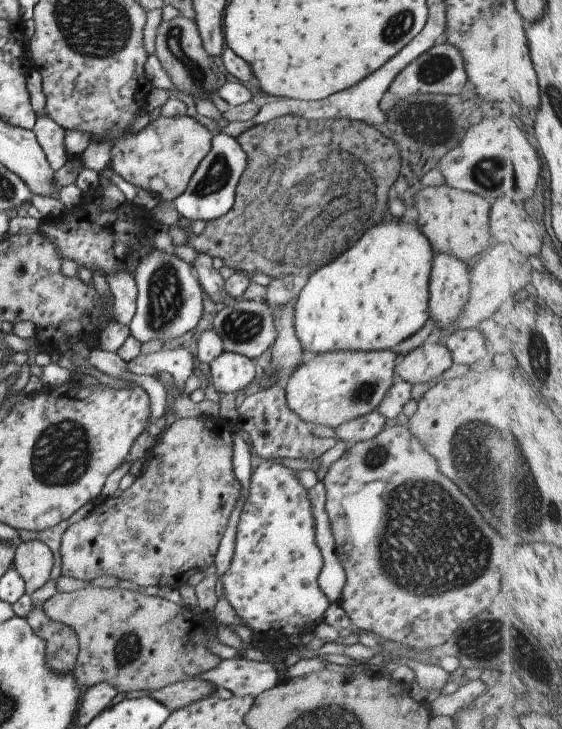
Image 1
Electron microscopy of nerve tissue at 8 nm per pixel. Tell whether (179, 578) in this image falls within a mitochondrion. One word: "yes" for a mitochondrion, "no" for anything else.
no

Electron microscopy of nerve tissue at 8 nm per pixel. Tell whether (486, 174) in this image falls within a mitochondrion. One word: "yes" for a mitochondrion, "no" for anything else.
yes

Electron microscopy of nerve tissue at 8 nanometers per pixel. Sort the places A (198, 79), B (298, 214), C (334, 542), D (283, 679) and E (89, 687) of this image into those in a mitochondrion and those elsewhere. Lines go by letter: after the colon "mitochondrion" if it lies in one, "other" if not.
A: mitochondrion
B: mitochondrion
C: other
D: other
E: other

